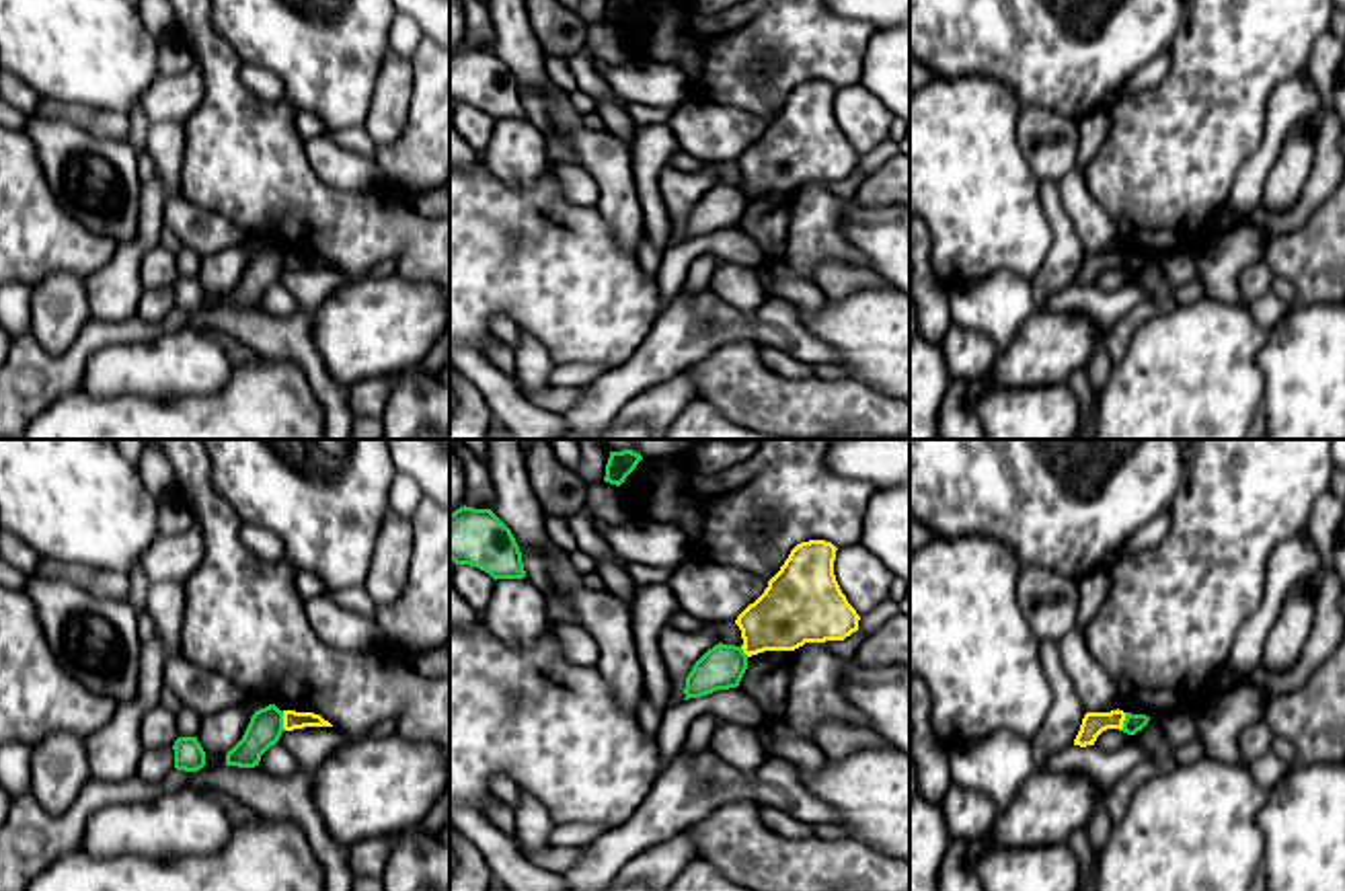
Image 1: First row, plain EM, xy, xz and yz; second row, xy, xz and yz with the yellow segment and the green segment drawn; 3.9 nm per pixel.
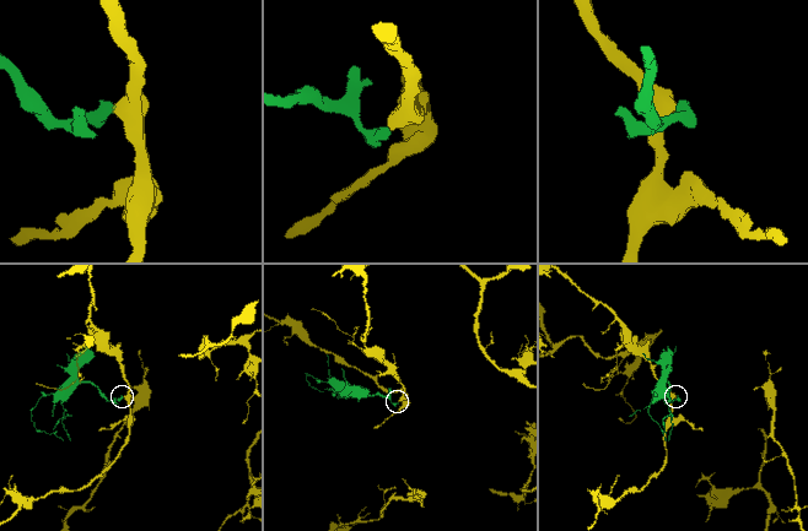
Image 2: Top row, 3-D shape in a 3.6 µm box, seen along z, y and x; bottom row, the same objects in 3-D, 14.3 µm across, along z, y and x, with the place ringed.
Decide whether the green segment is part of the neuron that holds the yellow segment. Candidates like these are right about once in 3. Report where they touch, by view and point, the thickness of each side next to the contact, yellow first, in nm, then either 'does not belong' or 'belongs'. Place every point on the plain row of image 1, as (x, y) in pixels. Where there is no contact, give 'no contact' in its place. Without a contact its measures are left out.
xy (284, 261) | 70/140 nm | does not belong

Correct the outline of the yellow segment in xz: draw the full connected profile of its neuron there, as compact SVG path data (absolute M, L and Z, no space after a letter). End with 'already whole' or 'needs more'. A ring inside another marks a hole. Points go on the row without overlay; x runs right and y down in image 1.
M825 80L801 82L791 90L764 133L735 160L747 197L844 181L858 170L860 156L834 115L836 90Z; already whole

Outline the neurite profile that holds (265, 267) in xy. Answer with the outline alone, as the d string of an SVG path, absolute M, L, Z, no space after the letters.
M275 244L255 250L242 279L226 294L226 306L259 306L261 296L279 281L283 271L283 250Z

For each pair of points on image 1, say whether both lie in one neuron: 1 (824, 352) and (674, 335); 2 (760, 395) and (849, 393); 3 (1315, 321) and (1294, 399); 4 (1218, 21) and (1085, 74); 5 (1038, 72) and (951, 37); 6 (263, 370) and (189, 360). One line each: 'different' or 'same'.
1: same
2: same
3: same
4: different
5: same
6: different

